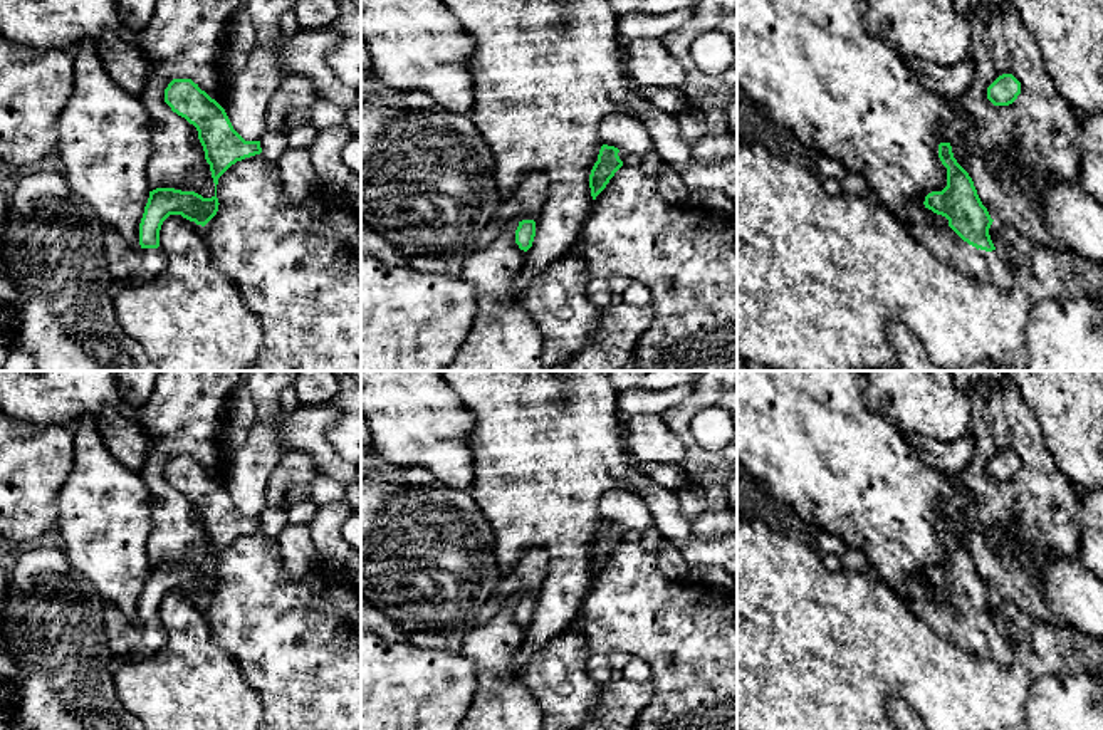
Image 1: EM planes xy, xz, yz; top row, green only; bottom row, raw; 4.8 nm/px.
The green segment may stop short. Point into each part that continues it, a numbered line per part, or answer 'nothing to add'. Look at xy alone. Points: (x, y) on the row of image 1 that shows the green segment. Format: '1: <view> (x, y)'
1: xy (135, 267)

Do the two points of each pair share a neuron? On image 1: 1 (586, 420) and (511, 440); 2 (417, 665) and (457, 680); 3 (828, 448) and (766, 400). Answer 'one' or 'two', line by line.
1: one
2: one
3: one

